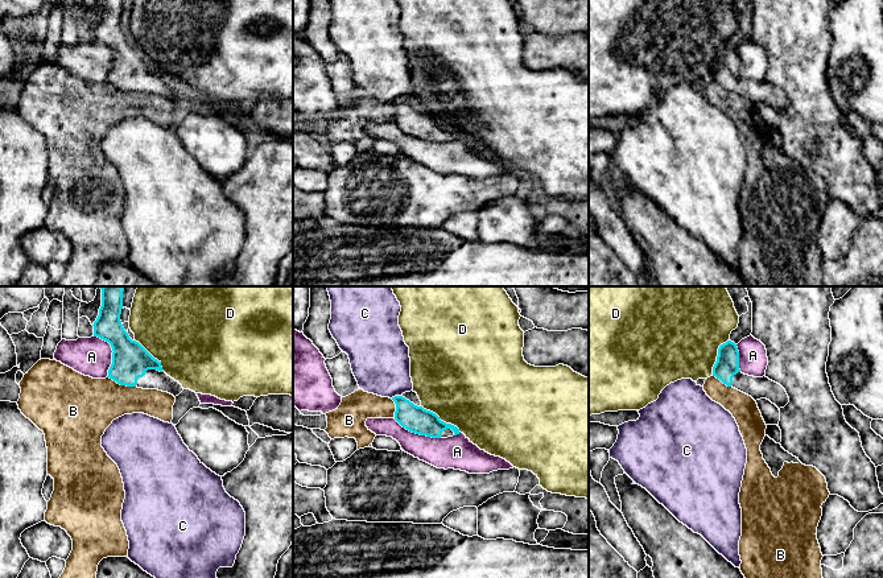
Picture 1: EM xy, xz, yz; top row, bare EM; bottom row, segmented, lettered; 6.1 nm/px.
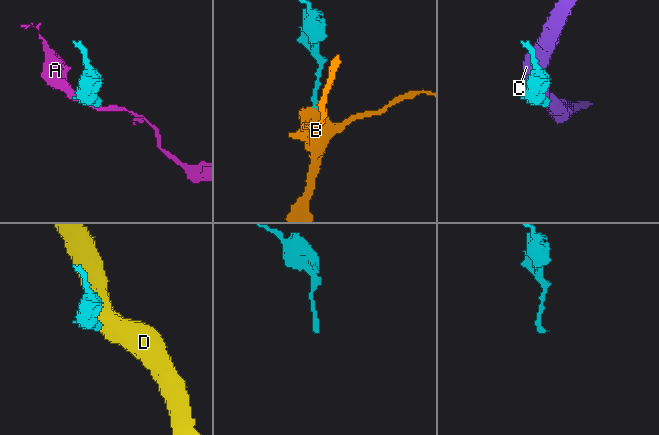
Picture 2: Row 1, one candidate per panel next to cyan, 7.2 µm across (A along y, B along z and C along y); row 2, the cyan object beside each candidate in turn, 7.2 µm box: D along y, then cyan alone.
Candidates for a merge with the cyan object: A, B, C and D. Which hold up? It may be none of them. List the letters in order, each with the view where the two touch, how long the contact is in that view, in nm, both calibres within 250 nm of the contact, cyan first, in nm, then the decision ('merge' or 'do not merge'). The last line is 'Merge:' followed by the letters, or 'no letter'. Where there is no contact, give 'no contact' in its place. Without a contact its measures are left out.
A: meets cyan in xy; contact 260 nm long; 220 nm thick on the cyan side, 240 nm on the other; do not merge
B: meets cyan in xy; contact 190 nm long; 220 nm thick on the cyan side, 360 nm on the other; do not merge
C: meets cyan in xz; contact 70 nm long; 160 nm thick on the cyan side, 360 nm on the other; do not merge
D: meets cyan in xz; contact 300 nm long; 160 nm thick on the cyan side, 480 nm on the other; do not merge
Merge: no letter

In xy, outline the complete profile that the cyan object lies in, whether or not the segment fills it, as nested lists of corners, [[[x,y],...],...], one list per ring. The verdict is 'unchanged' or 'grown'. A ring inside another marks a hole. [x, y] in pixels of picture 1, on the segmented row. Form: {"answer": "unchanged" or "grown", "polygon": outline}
{"answer": "grown", "polygon": [[[99,286],[102,306],[94,322],[94,337],[108,342],[112,347],[112,364],[108,376],[120,385],[143,389],[158,389],[174,397],[183,388],[168,376],[161,362],[154,359],[139,342],[132,340],[124,330],[120,314],[123,309],[124,286]]]}

